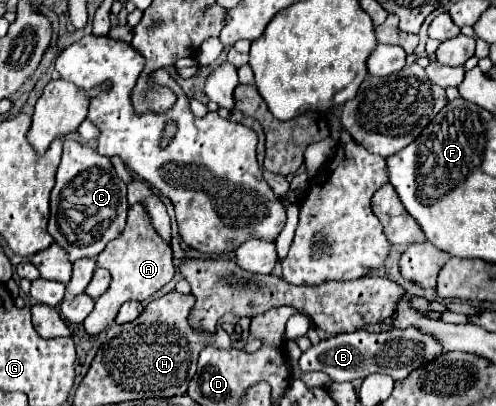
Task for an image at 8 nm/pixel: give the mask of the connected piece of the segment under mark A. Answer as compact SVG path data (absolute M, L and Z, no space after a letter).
M132 204L128 208L128 220L124 232L120 232L118 238L110 240L106 248L96 256L98 266L106 268L112 276L110 288L96 300L94 310L90 316L84 320L84 330L88 334L100 334L102 330L108 328L108 322L116 318L118 308L128 302L138 298L138 302L150 298L156 294L164 284L168 284L174 276L174 262L172 262L172 248L170 244L158 236L158 232L152 226L152 220L148 212L142 208L142 204Z

